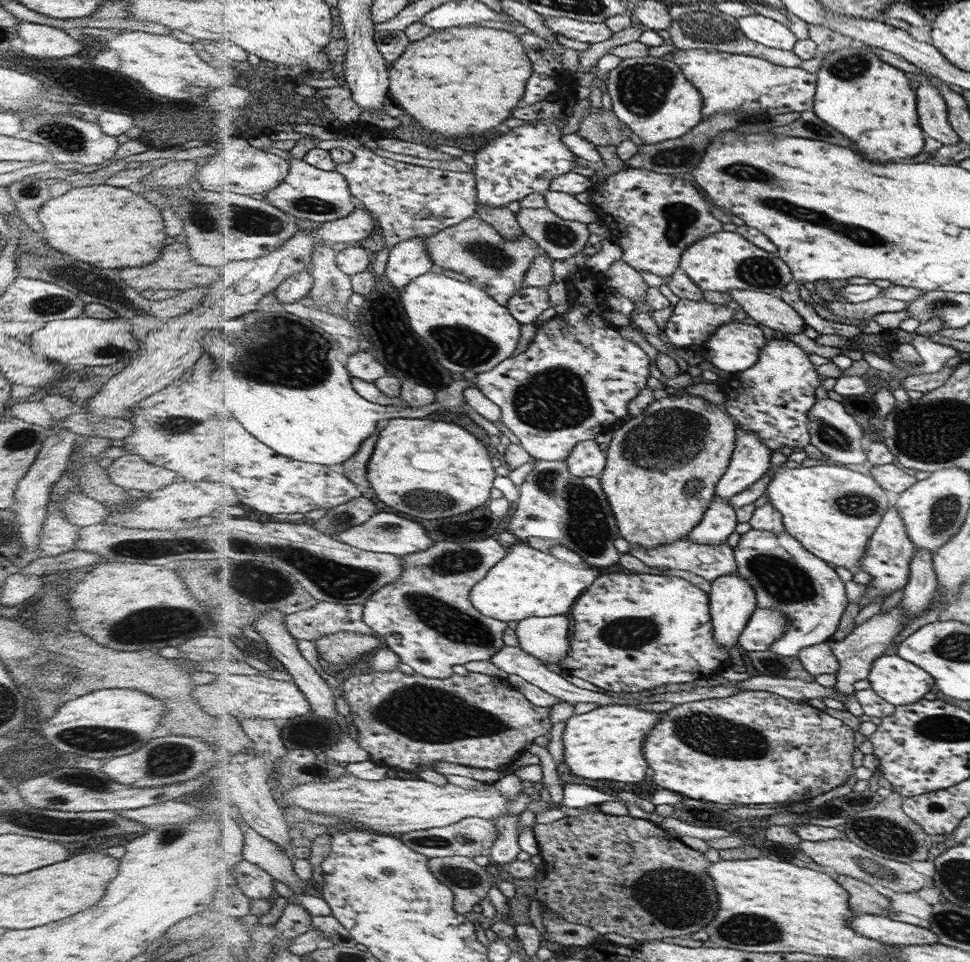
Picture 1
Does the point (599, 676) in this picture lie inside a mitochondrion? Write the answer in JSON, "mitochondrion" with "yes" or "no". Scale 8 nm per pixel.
{"mitochondrion":"no"}

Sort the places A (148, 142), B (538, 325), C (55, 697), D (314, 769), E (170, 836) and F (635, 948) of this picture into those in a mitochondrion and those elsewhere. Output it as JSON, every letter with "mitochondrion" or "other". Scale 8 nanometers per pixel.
{"A":"other","B":"other","C":"other","D":"mitochondrion","E":"mitochondrion","F":"other"}

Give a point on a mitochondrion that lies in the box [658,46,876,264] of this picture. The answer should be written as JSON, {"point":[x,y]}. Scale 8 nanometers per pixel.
{"point":[849,66]}

